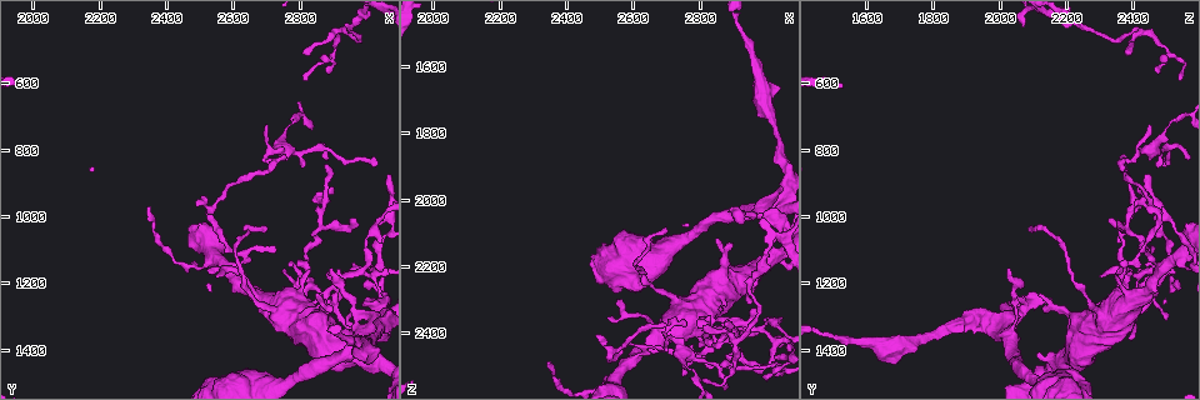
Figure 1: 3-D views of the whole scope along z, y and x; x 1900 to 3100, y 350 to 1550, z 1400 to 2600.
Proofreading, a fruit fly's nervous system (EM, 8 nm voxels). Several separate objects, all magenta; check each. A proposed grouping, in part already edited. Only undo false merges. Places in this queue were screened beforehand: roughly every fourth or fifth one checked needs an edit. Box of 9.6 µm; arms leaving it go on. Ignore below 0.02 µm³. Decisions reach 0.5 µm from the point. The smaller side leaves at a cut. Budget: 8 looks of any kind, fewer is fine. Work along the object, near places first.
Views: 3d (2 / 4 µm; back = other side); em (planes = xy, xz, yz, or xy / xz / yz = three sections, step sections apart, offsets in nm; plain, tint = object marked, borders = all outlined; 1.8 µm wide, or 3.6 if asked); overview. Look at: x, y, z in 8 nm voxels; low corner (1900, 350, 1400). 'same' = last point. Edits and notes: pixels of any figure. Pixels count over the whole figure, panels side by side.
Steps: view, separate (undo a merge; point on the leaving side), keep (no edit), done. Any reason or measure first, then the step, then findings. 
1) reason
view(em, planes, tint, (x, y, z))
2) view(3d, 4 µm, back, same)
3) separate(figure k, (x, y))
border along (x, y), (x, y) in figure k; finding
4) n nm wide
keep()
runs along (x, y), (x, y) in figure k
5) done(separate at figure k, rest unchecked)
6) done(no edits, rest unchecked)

sudden change in width
view(3d, 2 µm, (3030, 1330, 2020))

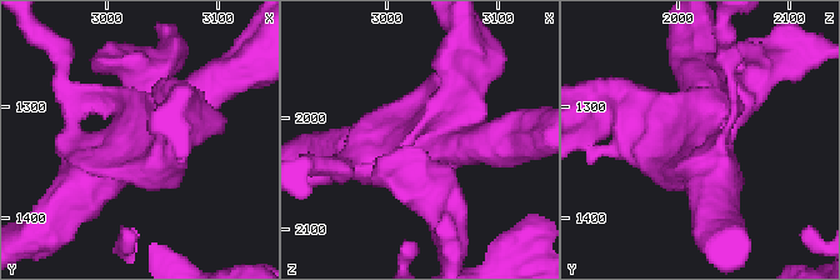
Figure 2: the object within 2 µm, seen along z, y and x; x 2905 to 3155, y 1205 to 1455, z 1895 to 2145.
need the tissue
view(em, xz, step 8, borders, (3040, 1332, 2024))

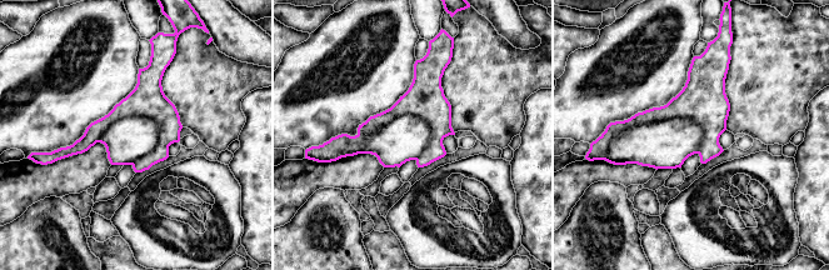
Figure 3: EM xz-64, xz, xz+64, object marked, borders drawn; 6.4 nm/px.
separate(figure 3, (687, 104))
the part that leaves runs along (161, 69), (124, 109), (61, 155) in figure 3; two cells meet here

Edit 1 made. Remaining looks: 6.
thick turns thin
view(em, 3.6 µm, planes, tint, (2830, 1410, 2280))

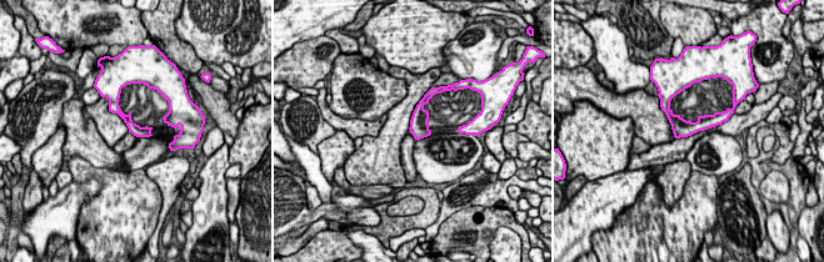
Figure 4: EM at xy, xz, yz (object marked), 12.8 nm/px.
keep()
runs along (667, 109), (682, 126), (724, 117) in figure 4; continuous, no second cell

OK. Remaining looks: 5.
sharp bend
view(em, planes, tint, (2980, 470, 2340))

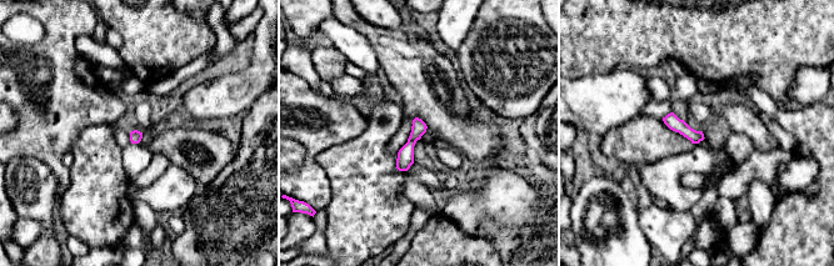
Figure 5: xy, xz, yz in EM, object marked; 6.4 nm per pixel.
80 nm wide
keep()
runs along (418, 121), (418, 131), (401, 167) in figure 5; all the same cell

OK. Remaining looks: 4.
done(separate at figure 3, rest unchecked)

